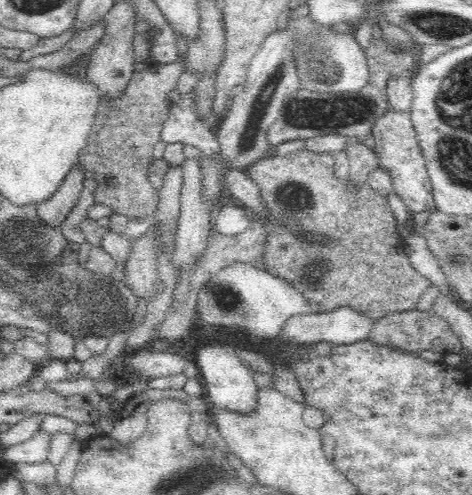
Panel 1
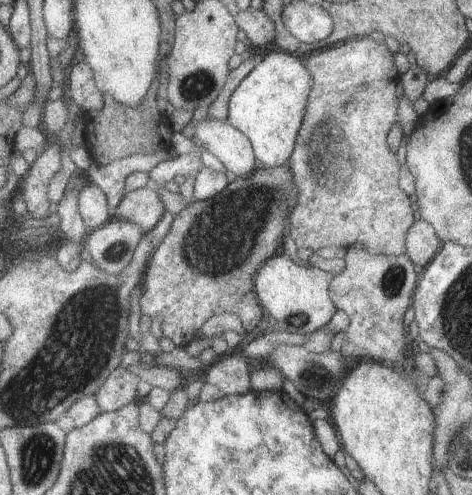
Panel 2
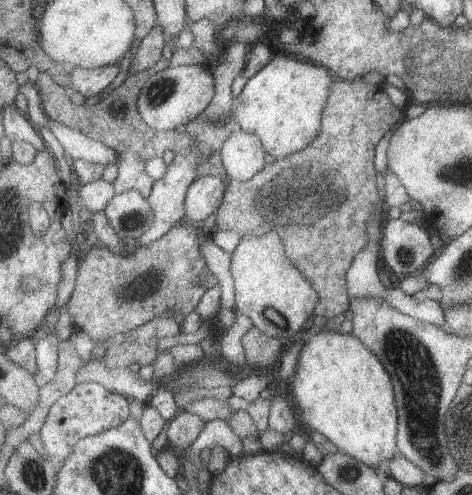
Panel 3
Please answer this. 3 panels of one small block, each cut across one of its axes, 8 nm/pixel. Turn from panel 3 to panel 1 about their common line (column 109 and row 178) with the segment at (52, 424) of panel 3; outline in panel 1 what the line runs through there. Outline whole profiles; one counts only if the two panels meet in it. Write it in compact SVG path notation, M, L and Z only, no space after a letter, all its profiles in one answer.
M392 106L374 120L372 124L372 136L374 136L374 154L378 156L378 166L386 170L386 174L392 180L394 194L400 196L400 200L406 204L410 214L420 214L428 210L436 210L434 206L434 194L432 194L432 182L428 176L426 160L420 150L420 144L416 140L416 130L412 124L410 112L394 110Z

